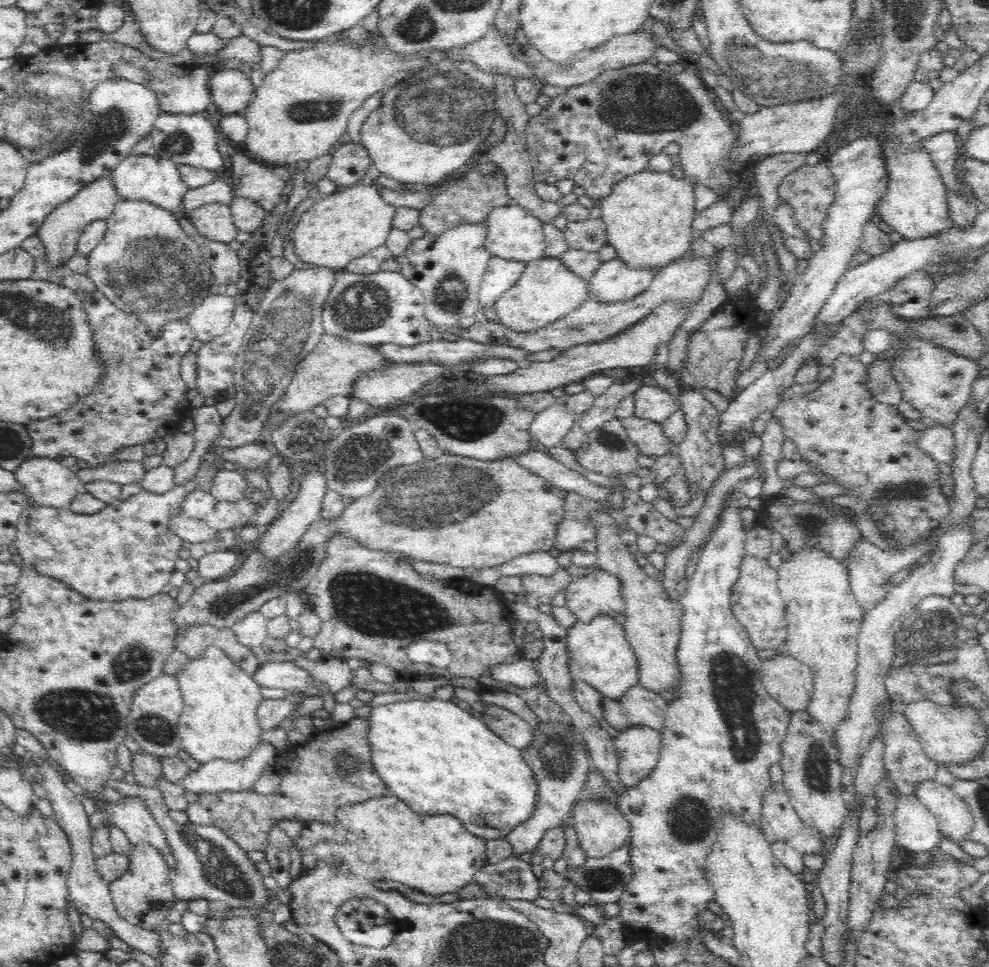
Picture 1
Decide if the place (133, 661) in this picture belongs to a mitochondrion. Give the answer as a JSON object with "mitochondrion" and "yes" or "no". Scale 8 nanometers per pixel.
{"mitochondrion":"yes"}

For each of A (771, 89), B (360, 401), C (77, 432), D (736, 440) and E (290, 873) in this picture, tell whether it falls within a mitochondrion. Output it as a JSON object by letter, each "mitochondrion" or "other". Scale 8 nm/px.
{"A":"mitochondrion","B":"other","C":"other","D":"other","E":"other"}

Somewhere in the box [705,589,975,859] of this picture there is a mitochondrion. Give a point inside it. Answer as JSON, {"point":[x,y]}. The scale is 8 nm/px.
{"point":[932,633]}

